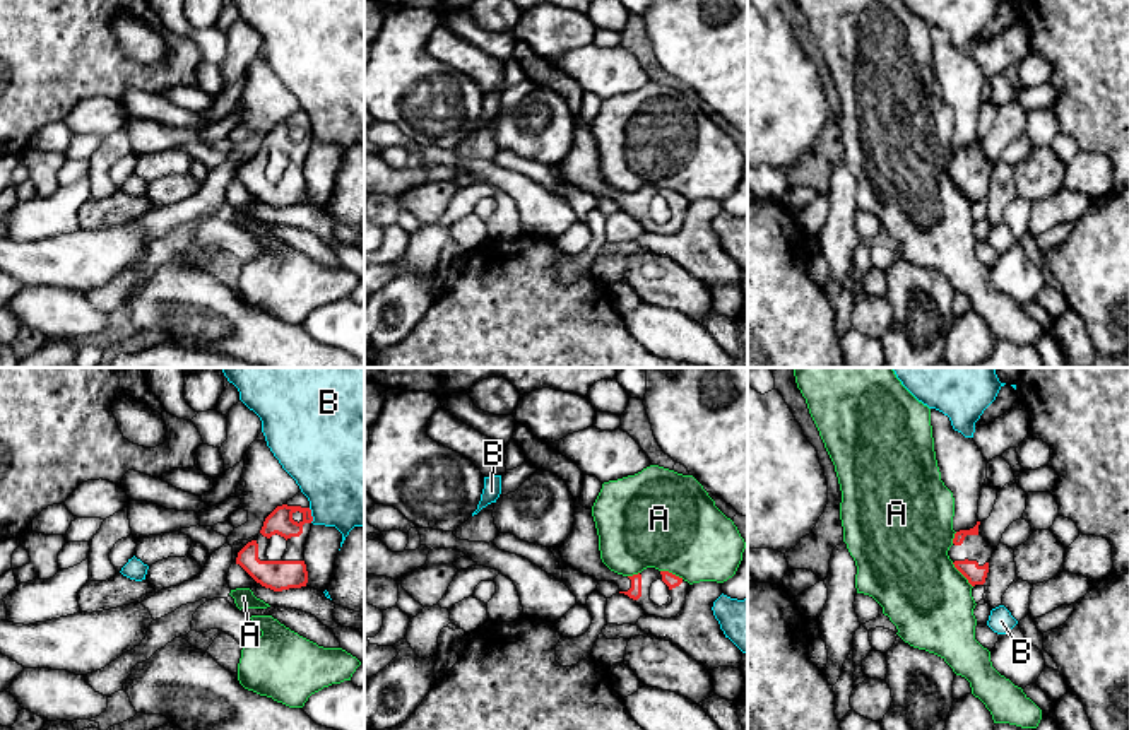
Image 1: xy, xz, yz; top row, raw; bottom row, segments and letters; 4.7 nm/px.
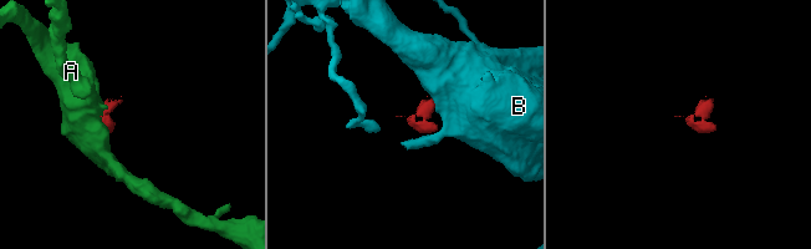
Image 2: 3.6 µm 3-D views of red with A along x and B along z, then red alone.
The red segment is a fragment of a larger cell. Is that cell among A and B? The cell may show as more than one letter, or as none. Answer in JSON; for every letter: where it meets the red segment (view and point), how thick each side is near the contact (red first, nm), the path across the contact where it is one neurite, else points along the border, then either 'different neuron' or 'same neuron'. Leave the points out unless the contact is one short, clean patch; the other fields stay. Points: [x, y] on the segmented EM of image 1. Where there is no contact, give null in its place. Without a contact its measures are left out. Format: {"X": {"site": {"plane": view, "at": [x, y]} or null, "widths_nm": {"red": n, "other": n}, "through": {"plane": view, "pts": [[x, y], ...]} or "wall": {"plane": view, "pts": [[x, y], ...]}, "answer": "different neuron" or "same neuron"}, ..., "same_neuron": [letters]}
{"A": {"site": {"plane": "yz", "at": [962, 573]}, "widths_nm": {"red": 90, "other": 400}, "answer": "different neuron"}, "B": {"site": {"plane": "xy", "at": [310, 515]}, "widths_nm": {"red": 120, "other": 440}, "wall": {"plane": "xy", "pts": [[308, 508], [312, 522]]}, "answer": "different neuron"}, "same_neuron": []}

